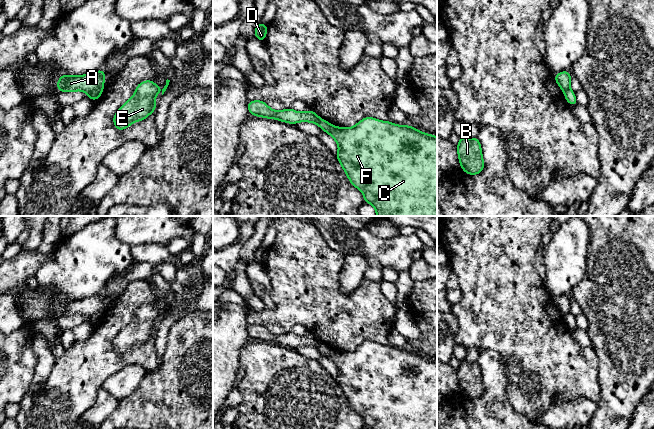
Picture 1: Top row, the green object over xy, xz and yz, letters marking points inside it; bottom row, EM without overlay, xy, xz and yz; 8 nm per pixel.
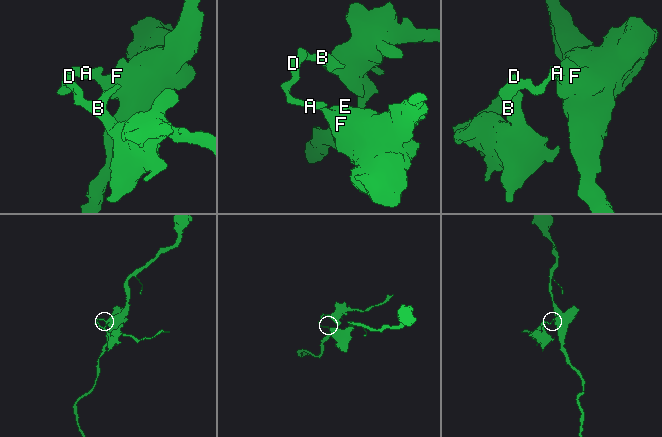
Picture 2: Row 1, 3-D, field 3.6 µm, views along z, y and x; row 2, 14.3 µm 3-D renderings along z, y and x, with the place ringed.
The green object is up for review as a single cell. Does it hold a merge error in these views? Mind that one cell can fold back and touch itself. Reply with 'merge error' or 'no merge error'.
merge error

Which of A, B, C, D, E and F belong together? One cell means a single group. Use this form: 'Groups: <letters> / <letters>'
Groups: A B D / C E F

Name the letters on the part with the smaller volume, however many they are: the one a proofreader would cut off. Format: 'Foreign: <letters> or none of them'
Foreign: A, B, D

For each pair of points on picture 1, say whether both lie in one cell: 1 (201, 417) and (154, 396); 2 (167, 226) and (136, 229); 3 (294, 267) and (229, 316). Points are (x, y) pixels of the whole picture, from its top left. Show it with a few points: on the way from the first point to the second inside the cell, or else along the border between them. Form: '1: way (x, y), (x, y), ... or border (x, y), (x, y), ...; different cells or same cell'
1: way (189, 405), (181, 397), (166, 397); same cell
2: way (159, 228), (144, 228); same cell
3: border (249, 306), (246, 325); different cells

